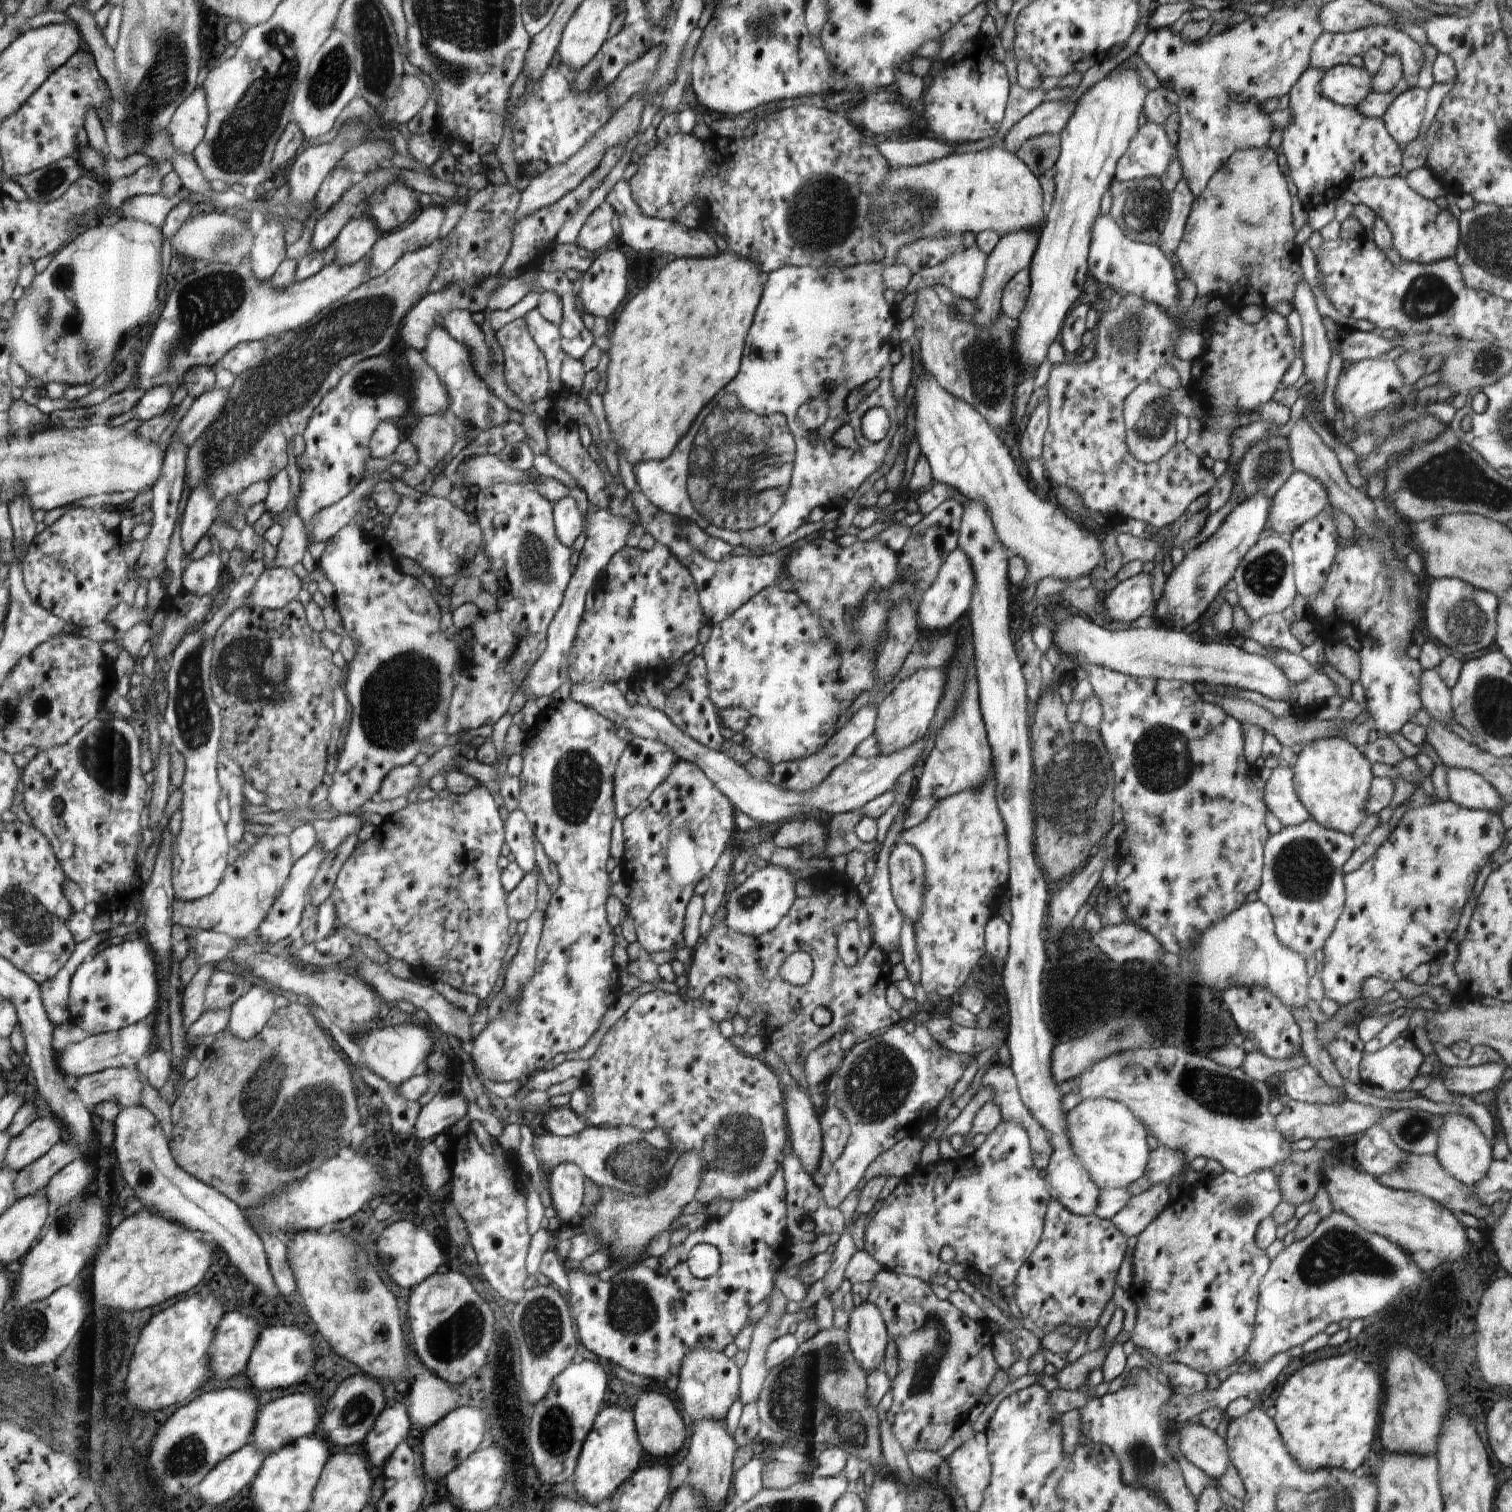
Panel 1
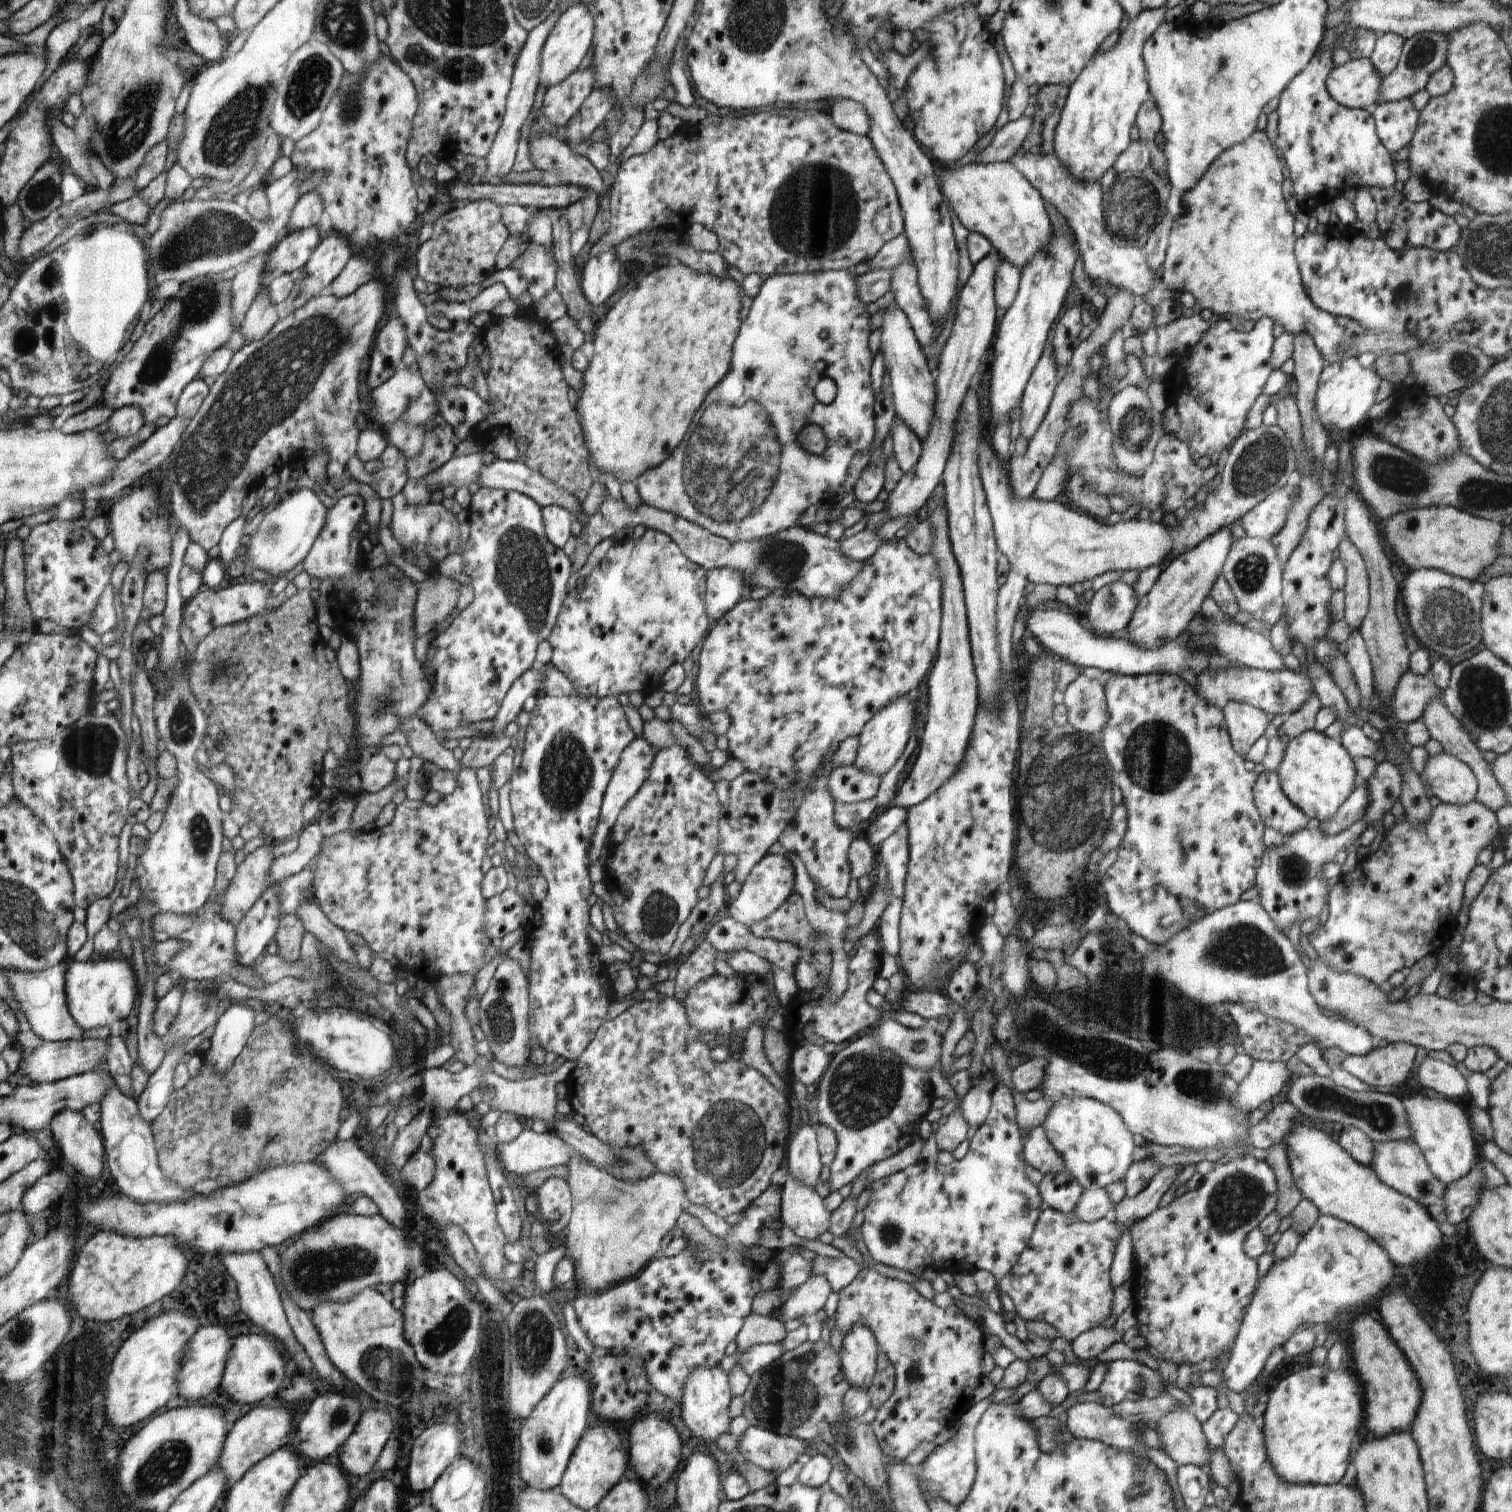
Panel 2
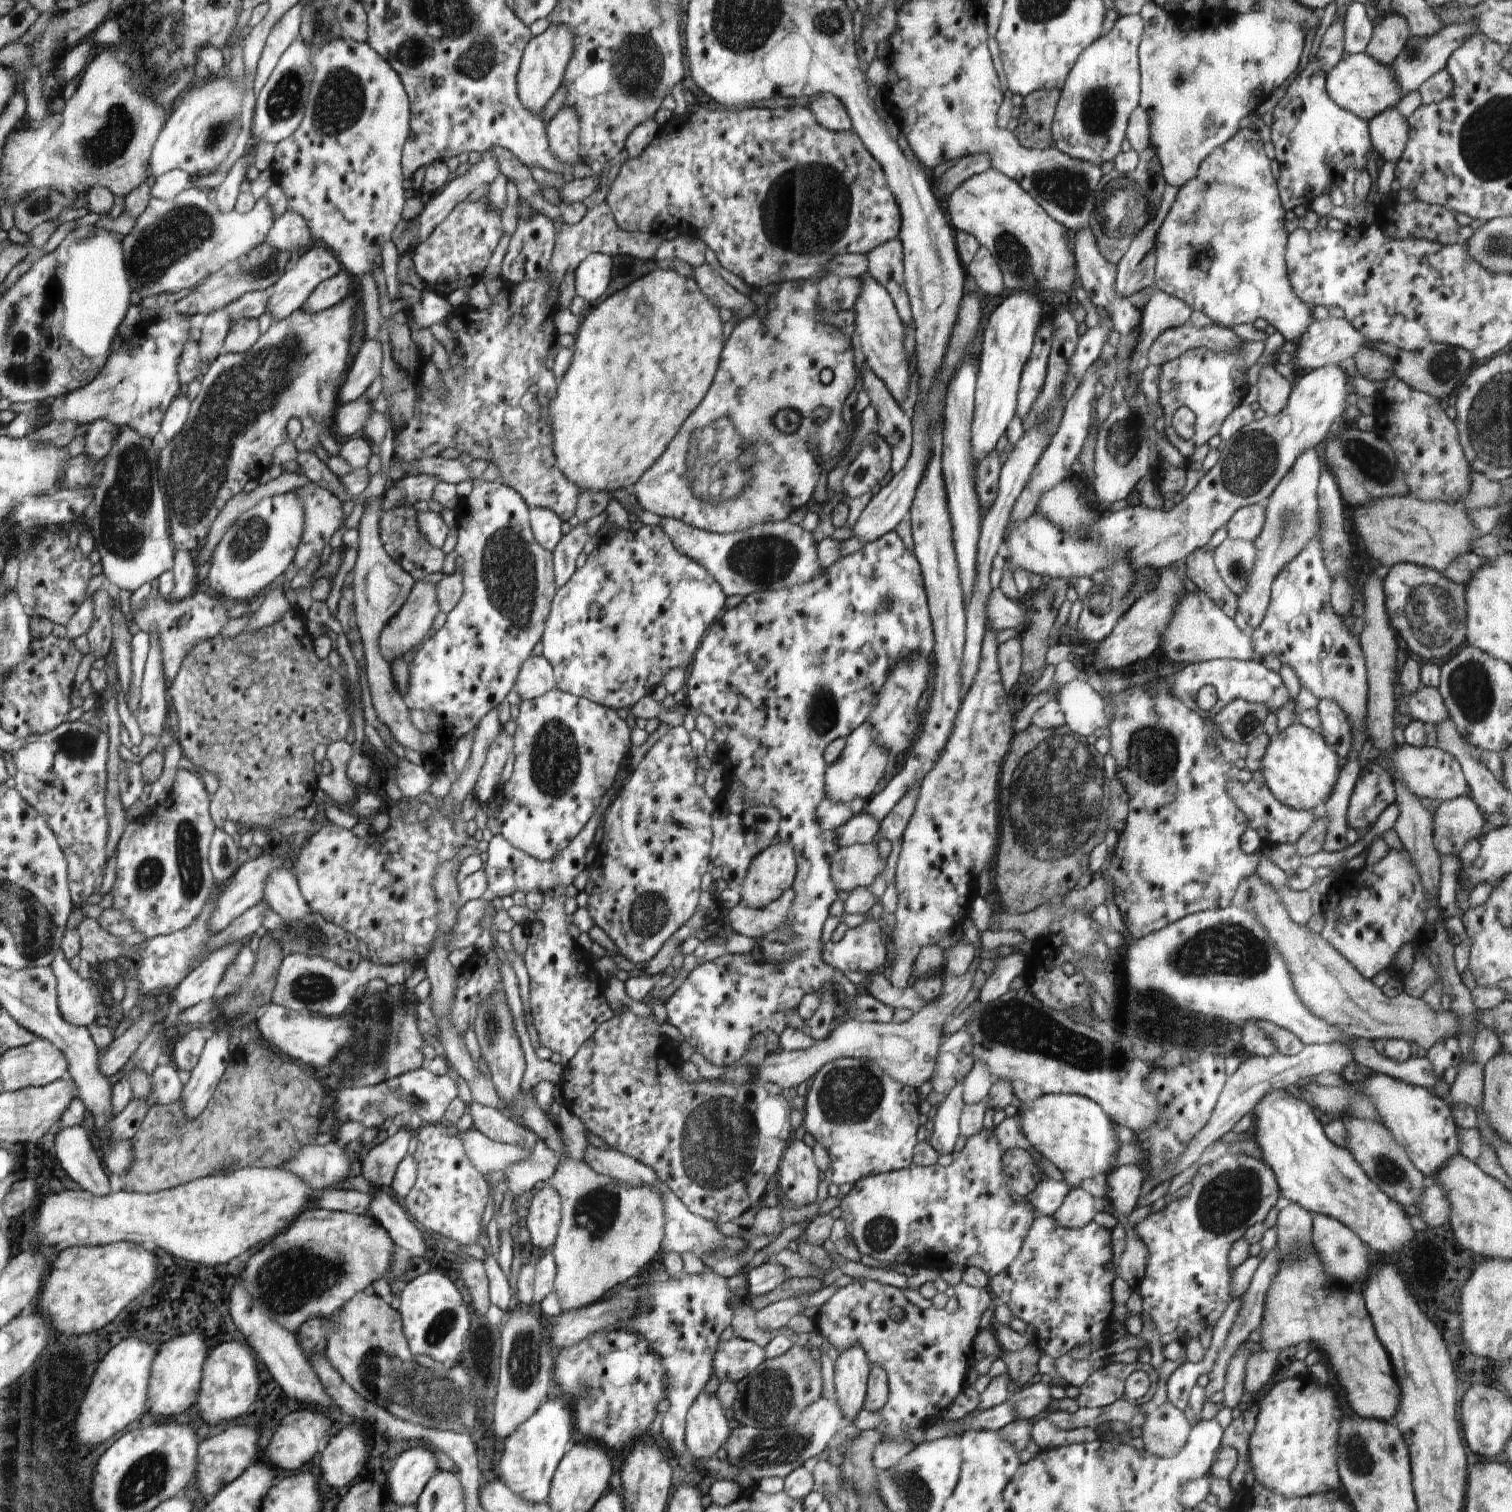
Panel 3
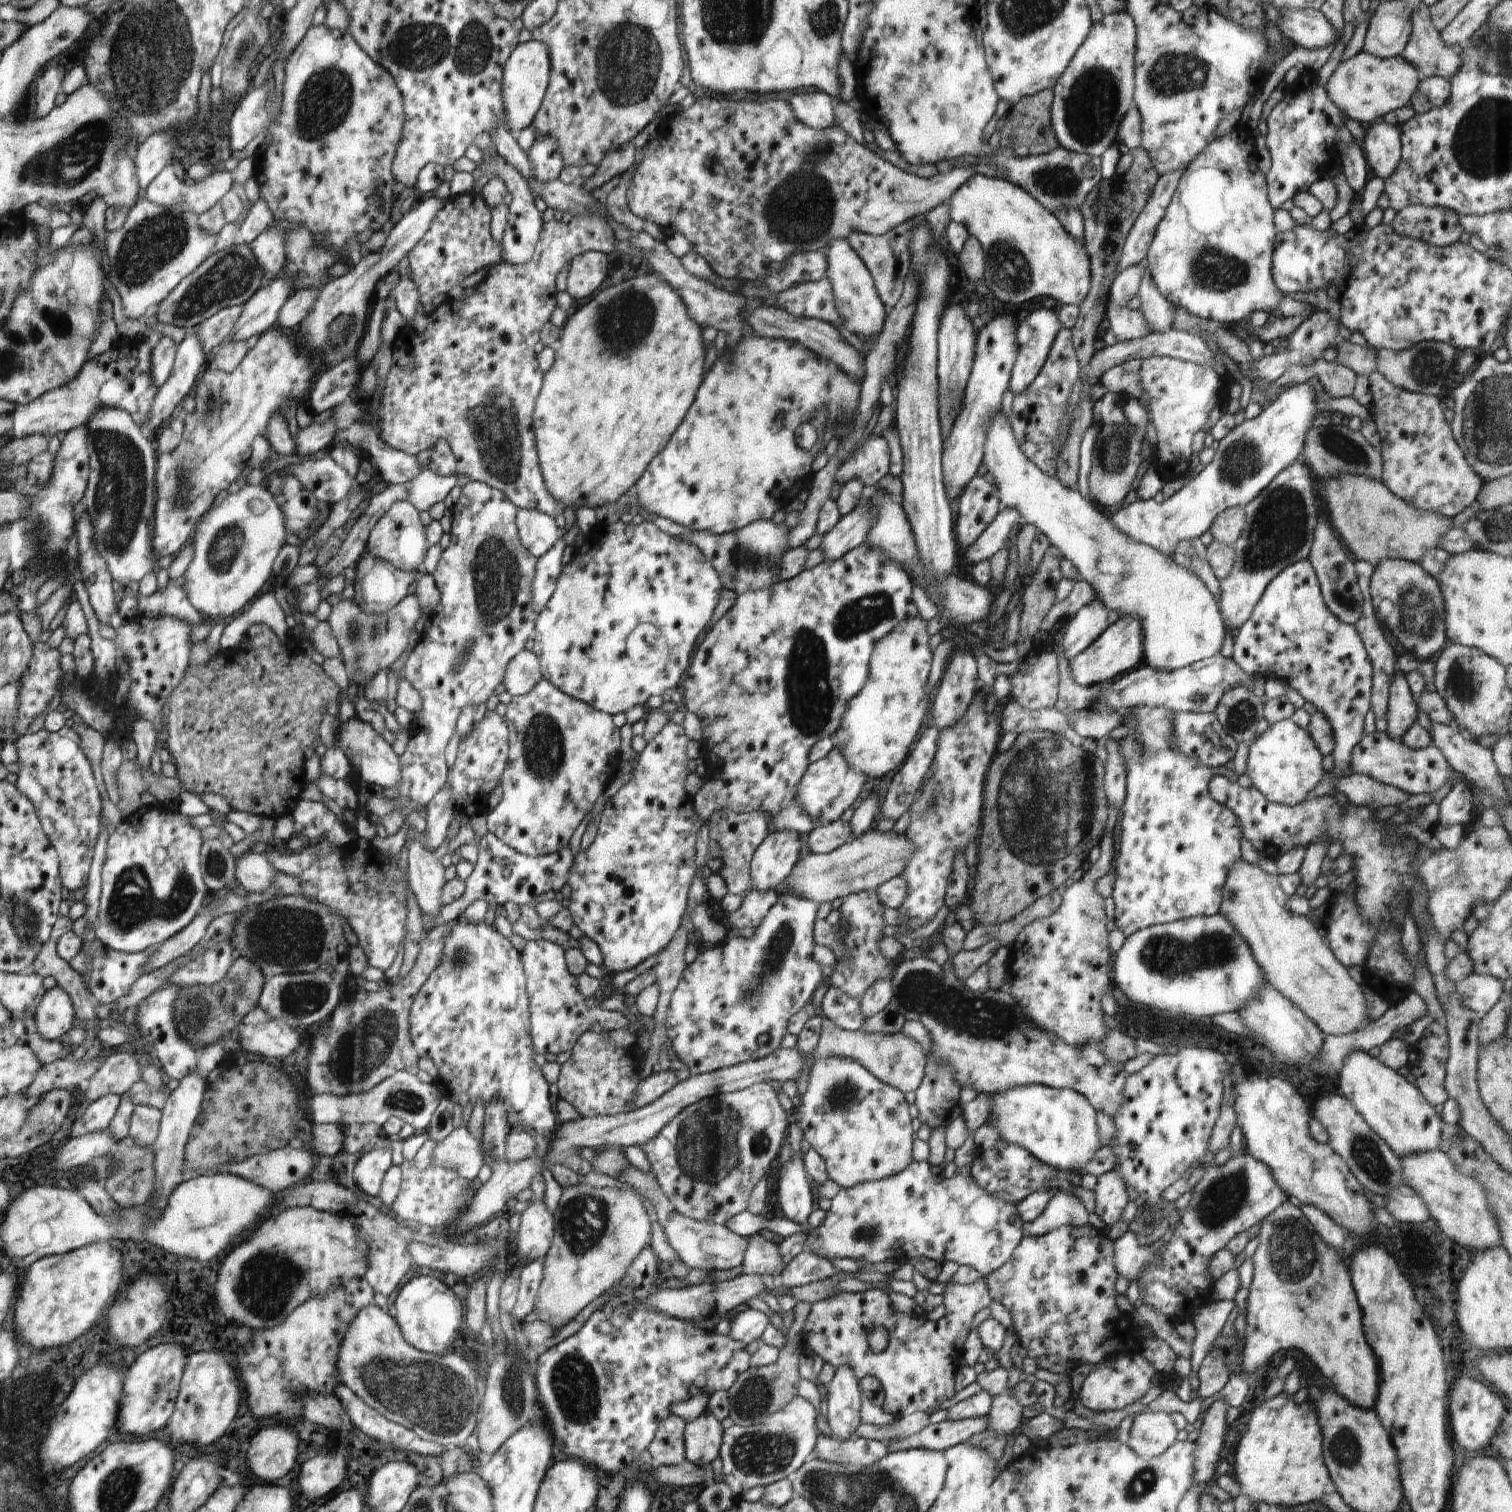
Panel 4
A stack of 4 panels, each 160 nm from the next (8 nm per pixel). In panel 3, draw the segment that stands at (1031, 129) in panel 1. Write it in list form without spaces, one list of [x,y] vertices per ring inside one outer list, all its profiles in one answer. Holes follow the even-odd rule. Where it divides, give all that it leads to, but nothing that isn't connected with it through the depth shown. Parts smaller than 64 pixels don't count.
[[[976,153],[962,157],[940,178],[932,179],[933,187],[944,196],[950,196],[965,180],[975,174],[986,172],[990,166],[990,154]]]

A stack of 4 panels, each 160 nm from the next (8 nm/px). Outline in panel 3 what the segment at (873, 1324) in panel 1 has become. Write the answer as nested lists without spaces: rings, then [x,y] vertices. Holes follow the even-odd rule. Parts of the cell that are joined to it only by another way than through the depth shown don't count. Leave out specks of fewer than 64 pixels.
[[[860,1345],[841,1352],[835,1362],[834,1386],[837,1403],[850,1422],[854,1422],[864,1408],[871,1367]]]

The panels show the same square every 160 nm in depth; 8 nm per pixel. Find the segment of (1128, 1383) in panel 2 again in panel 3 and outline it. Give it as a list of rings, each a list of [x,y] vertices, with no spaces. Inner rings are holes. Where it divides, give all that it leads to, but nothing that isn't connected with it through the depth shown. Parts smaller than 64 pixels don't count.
[[[1135,1361],[1130,1364],[1109,1363],[1093,1372],[1080,1387],[1080,1393],[1075,1398],[1080,1407],[1098,1408],[1108,1406],[1124,1394],[1124,1382],[1132,1372],[1144,1370],[1150,1379],[1150,1387],[1146,1394],[1136,1404],[1151,1402],[1159,1382],[1159,1374],[1150,1363]]]

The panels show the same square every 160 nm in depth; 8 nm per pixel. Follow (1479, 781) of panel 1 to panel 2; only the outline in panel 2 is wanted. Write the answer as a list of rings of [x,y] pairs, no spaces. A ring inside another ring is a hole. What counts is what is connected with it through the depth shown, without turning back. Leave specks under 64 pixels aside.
[[[1444,751],[1428,757],[1420,778],[1429,794],[1442,803],[1464,805],[1476,796],[1477,780],[1471,768]]]

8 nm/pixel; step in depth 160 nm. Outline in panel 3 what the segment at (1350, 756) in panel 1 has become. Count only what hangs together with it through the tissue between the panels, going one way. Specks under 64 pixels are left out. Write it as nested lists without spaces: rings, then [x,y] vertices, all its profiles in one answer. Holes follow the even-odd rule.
[[[1292,723],[1270,738],[1259,769],[1276,800],[1296,810],[1319,812],[1340,774],[1338,759],[1339,756],[1326,744],[1320,731],[1310,730],[1302,723]]]

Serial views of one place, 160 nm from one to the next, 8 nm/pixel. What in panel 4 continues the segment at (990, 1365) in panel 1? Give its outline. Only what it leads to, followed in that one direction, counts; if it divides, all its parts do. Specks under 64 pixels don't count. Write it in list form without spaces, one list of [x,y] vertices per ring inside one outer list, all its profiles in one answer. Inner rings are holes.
[[[983,1278],[969,1285],[948,1283],[945,1288],[945,1315],[938,1322],[932,1322],[923,1315],[910,1316],[894,1312],[888,1294],[879,1289],[863,1293],[841,1291],[833,1297],[812,1303],[811,1311],[802,1326],[801,1336],[806,1336],[806,1344],[801,1337],[801,1353],[803,1354],[807,1347],[836,1371],[842,1367],[850,1367],[853,1373],[856,1372],[858,1380],[868,1375],[876,1377],[886,1392],[886,1400],[881,1407],[894,1418],[914,1414],[918,1410],[928,1412],[954,1396],[954,1375],[962,1365],[963,1344],[968,1336],[972,1318],[982,1308],[989,1307],[992,1301]],[[876,1327],[886,1328],[889,1334],[888,1346],[881,1353],[872,1352],[867,1341],[868,1335]]]

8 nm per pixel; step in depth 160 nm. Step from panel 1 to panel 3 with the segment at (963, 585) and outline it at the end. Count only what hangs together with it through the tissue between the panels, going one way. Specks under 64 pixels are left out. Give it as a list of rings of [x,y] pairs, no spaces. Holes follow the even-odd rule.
[[[896,531],[887,532],[874,542],[865,544],[858,551],[841,556],[836,562],[826,567],[823,570],[823,574],[816,575],[815,579],[811,578],[809,584],[804,583],[799,587],[794,586],[787,589],[781,588],[779,591],[767,590],[750,593],[736,607],[728,609],[724,613],[724,616],[720,617],[719,622],[714,624],[707,632],[702,648],[700,648],[700,656],[695,656],[695,662],[692,664],[692,668],[688,670],[688,677],[681,696],[688,697],[688,704],[690,704],[690,708],[694,714],[709,716],[714,721],[715,731],[713,740],[718,746],[716,754],[718,760],[725,762],[727,780],[732,783],[738,781],[743,786],[743,797],[752,805],[776,807],[780,811],[778,838],[781,841],[791,844],[798,861],[798,872],[795,876],[795,882],[791,886],[795,895],[789,910],[789,924],[784,924],[784,926],[778,928],[780,930],[787,928],[791,931],[792,939],[789,943],[784,944],[796,954],[787,961],[782,961],[778,964],[771,963],[767,959],[764,962],[758,962],[752,956],[752,953],[725,953],[691,970],[686,979],[684,979],[684,982],[682,982],[682,985],[664,1003],[667,1012],[666,1021],[676,1026],[685,1036],[686,1041],[689,1041],[694,1046],[694,1050],[698,1051],[710,1064],[718,1067],[732,1067],[738,1062],[739,1058],[742,1058],[748,1052],[748,1045],[755,1037],[758,1037],[758,1048],[766,1050],[767,1054],[778,1052],[782,1049],[780,1044],[778,1044],[778,1036],[786,1028],[786,1012],[797,1010],[805,994],[819,993],[824,985],[836,984],[840,988],[844,986],[842,984],[845,977],[843,972],[821,960],[821,948],[824,944],[821,937],[822,927],[824,921],[829,916],[828,910],[830,910],[830,905],[836,900],[838,893],[834,888],[834,883],[830,876],[830,857],[840,848],[836,844],[836,831],[820,828],[819,821],[815,817],[816,805],[825,798],[825,770],[828,764],[824,760],[823,752],[827,744],[840,737],[847,737],[856,727],[866,722],[867,716],[872,710],[872,705],[875,703],[875,696],[878,696],[887,674],[891,671],[892,667],[895,667],[896,661],[908,655],[924,655],[927,658],[930,652],[933,651],[934,643],[935,638],[928,610],[927,594],[923,590],[921,566],[918,564],[914,554],[910,554],[905,549],[904,543],[902,543],[902,539]],[[864,644],[870,646],[877,654],[875,662],[869,662],[864,653],[862,653]]]

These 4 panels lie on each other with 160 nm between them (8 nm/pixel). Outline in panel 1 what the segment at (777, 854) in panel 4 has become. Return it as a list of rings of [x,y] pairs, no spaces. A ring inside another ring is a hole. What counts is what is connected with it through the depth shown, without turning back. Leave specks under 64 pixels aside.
[[[773,861],[755,871],[742,885],[738,885],[726,903],[726,917],[722,924],[747,937],[757,938],[772,930],[788,914],[797,899],[794,891],[796,879],[790,871]]]

